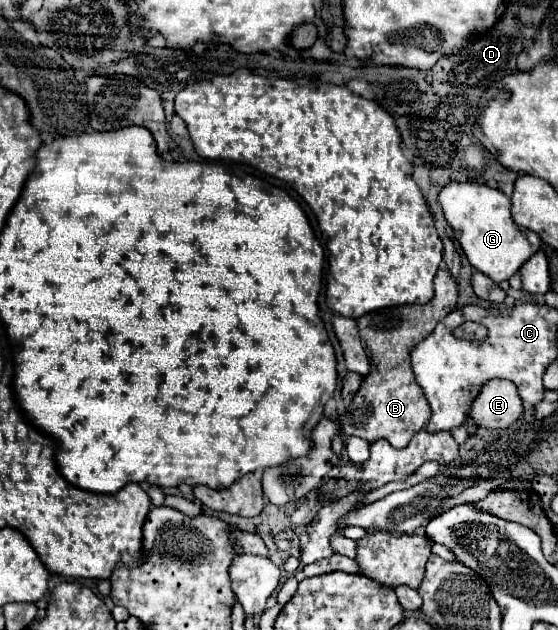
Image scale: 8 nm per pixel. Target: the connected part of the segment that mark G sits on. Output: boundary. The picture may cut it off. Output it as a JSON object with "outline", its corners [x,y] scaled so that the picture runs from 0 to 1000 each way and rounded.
{"outline":[[[848,287],[805,290],[787,303],[787,322],[841,417],[855,430],[876,437],[887,449],[909,446],[970,392],[962,370],[923,357],[923,351],[916,348],[916,319],[891,300],[855,294]]]}

